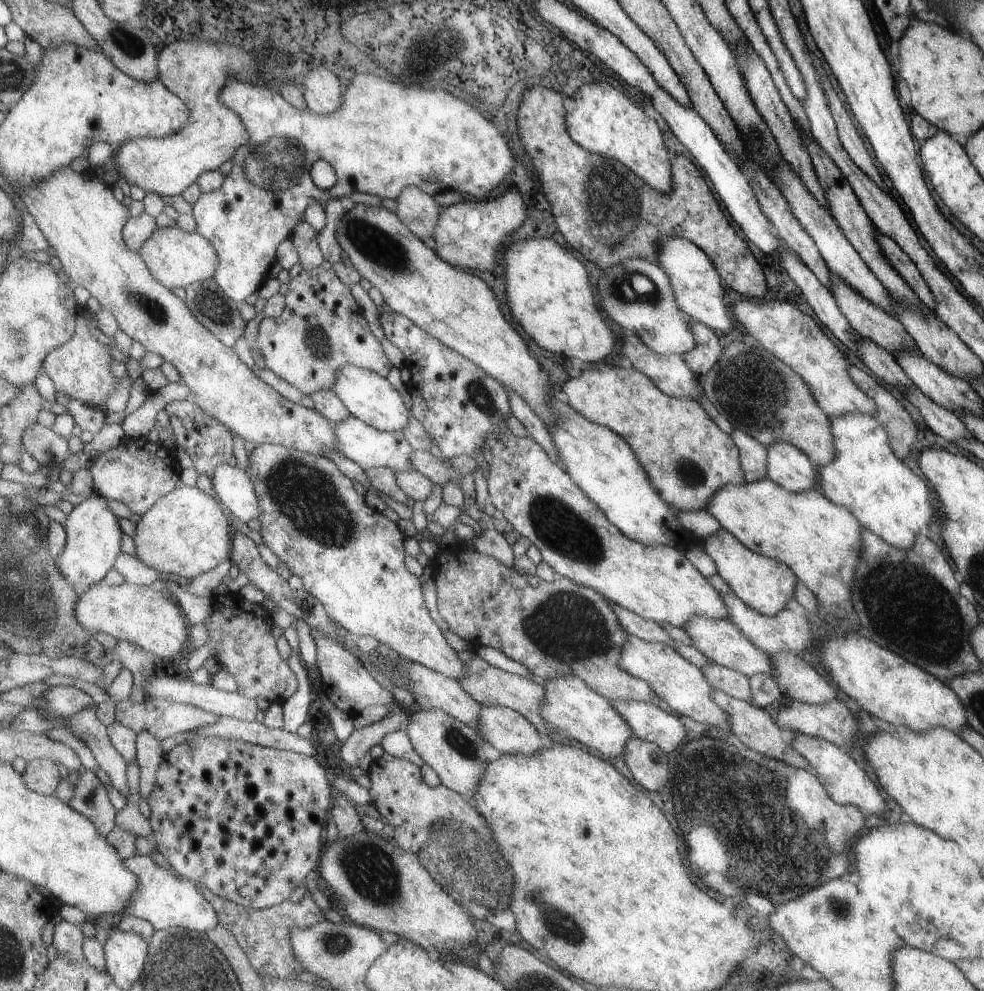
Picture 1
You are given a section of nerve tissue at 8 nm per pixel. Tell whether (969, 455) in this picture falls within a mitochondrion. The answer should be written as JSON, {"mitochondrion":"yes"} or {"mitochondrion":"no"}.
{"mitochondrion":"no"}

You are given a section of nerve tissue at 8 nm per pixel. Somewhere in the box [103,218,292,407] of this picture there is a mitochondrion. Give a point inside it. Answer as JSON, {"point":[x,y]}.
{"point":[154,309]}

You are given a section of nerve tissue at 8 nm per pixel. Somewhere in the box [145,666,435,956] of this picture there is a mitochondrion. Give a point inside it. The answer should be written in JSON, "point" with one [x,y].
{"point":[370,869]}

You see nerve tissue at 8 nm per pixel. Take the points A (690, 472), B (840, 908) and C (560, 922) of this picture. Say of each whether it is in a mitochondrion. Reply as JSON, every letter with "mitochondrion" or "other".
{"A":"mitochondrion","B":"mitochondrion","C":"mitochondrion"}

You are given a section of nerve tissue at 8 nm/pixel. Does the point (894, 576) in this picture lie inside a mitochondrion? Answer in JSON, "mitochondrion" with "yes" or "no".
{"mitochondrion":"yes"}

